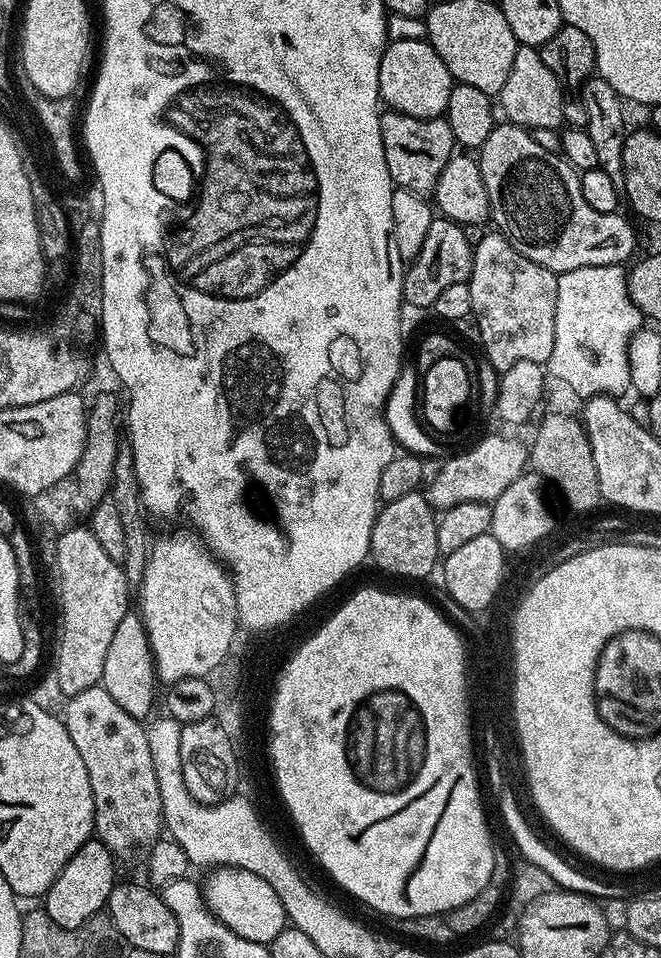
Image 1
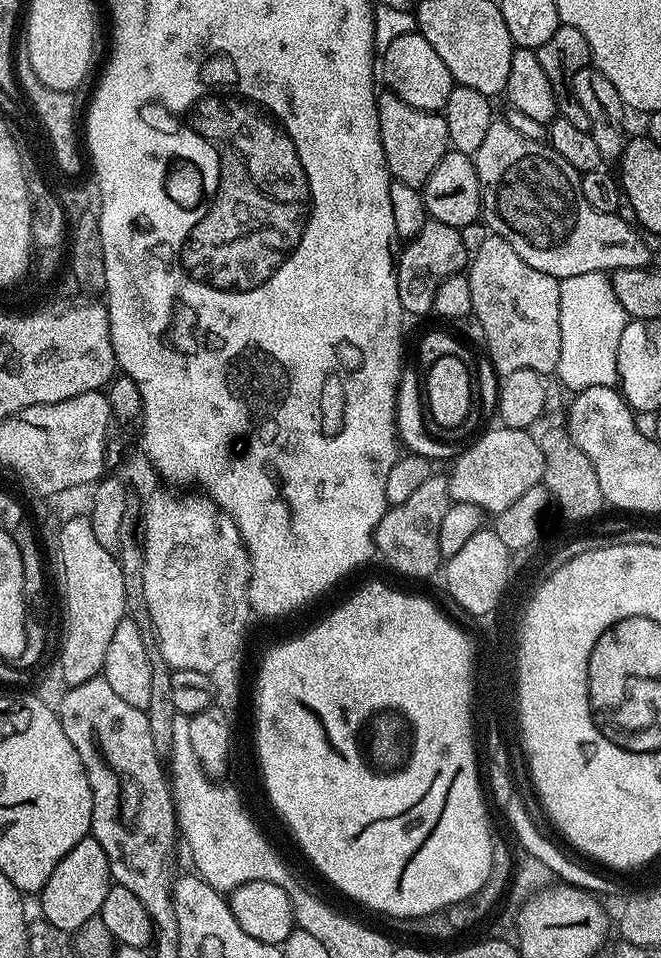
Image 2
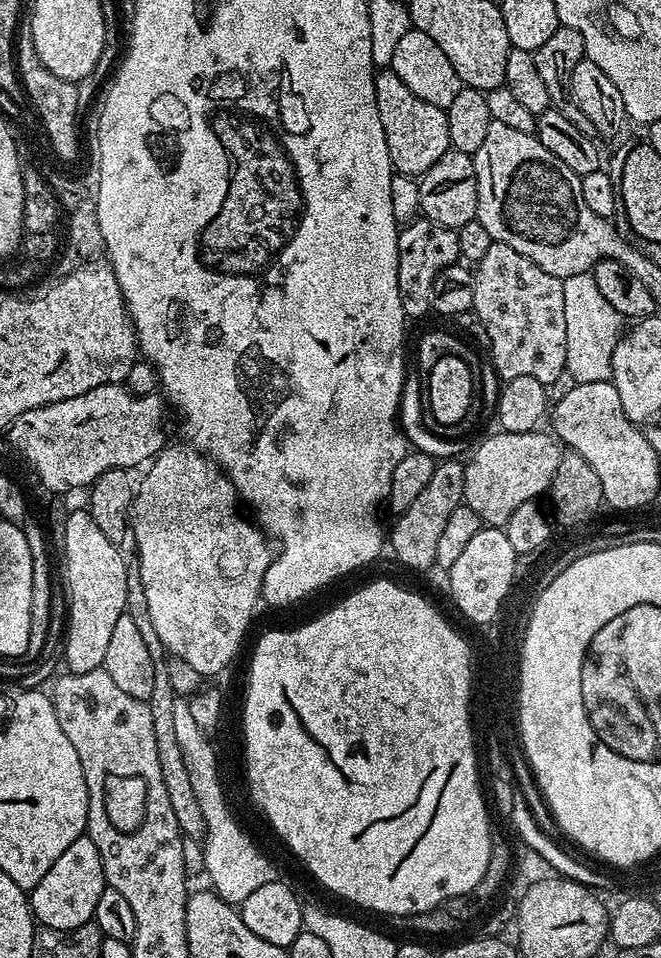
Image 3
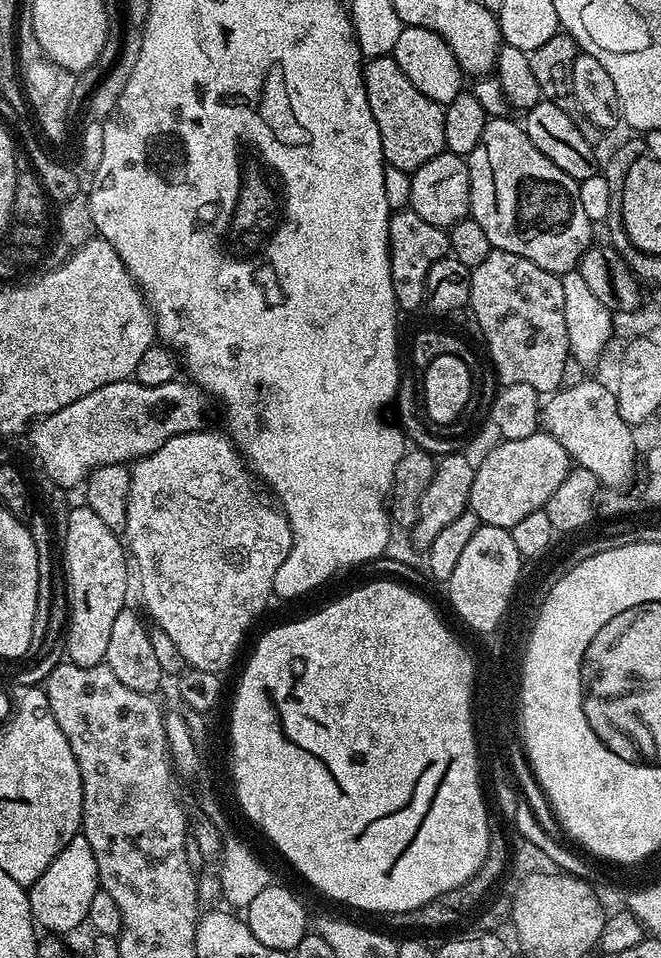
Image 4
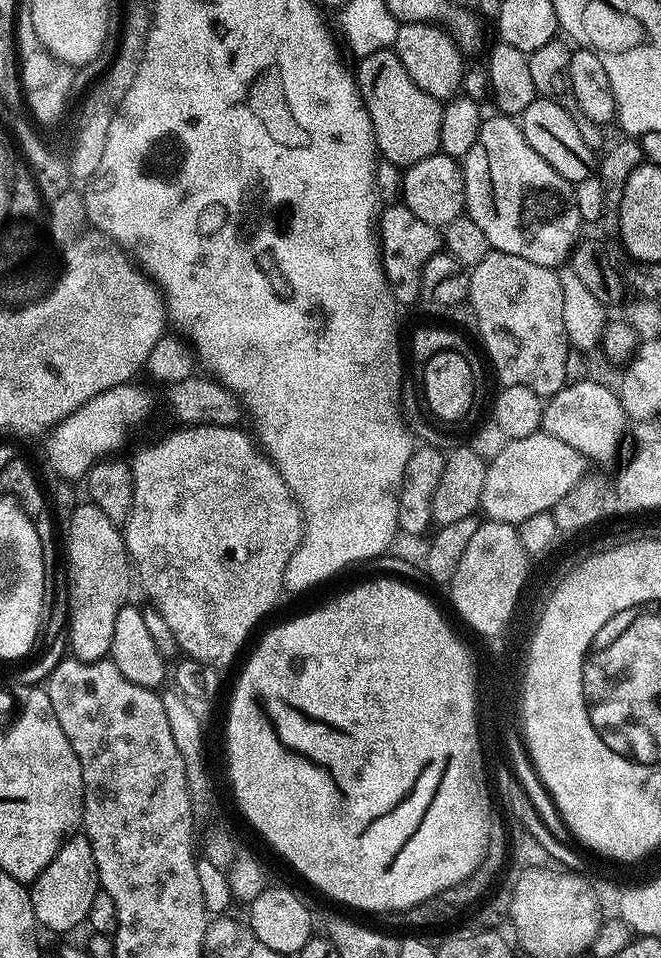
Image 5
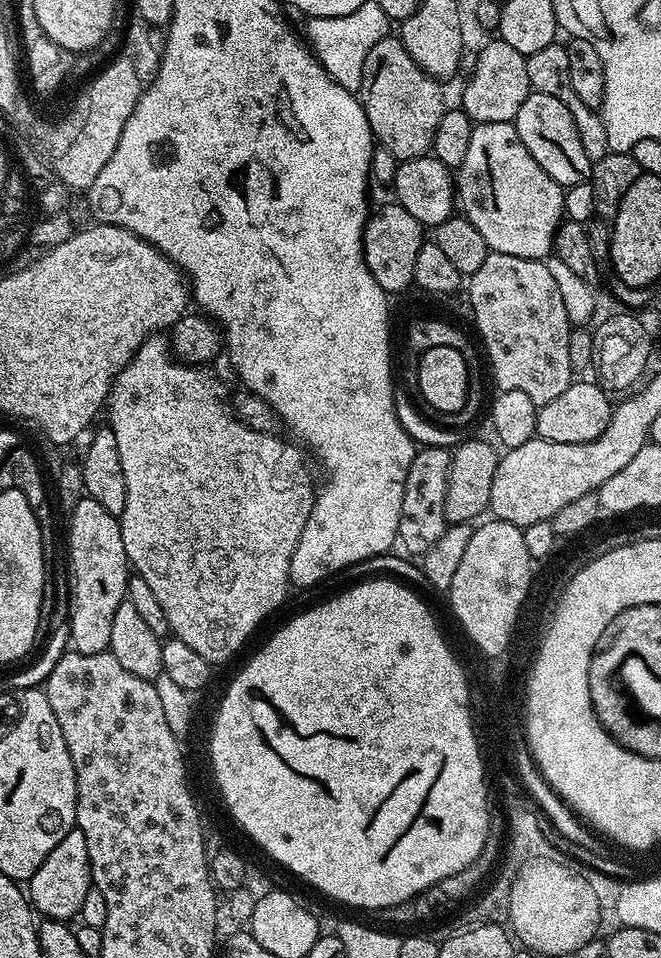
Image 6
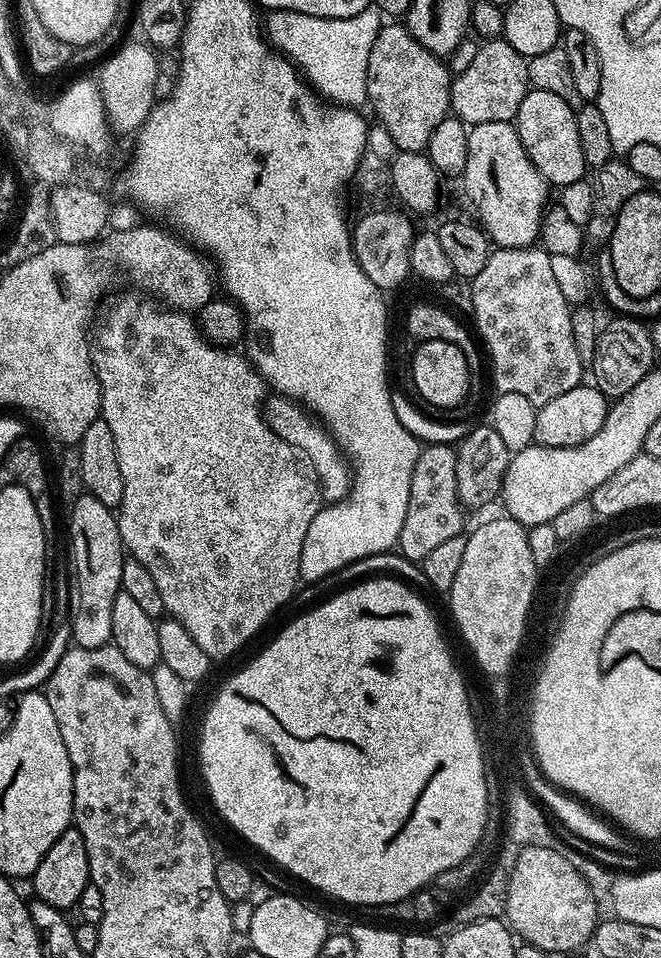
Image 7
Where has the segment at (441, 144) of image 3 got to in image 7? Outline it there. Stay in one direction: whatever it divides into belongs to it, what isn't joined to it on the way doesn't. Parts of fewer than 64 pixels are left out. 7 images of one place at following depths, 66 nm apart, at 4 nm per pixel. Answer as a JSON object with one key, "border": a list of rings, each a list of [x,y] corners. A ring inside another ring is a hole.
{"border":[[[388,22],[383,25],[374,38],[374,50],[370,50],[368,63],[368,98],[376,111],[375,119],[386,126],[390,138],[394,138],[397,149],[401,152],[424,152],[430,142],[430,134],[434,134],[438,122],[442,122],[452,107],[452,81],[454,76],[449,71],[447,63],[441,57],[434,55],[430,50],[413,38],[407,26],[400,22]]]}

